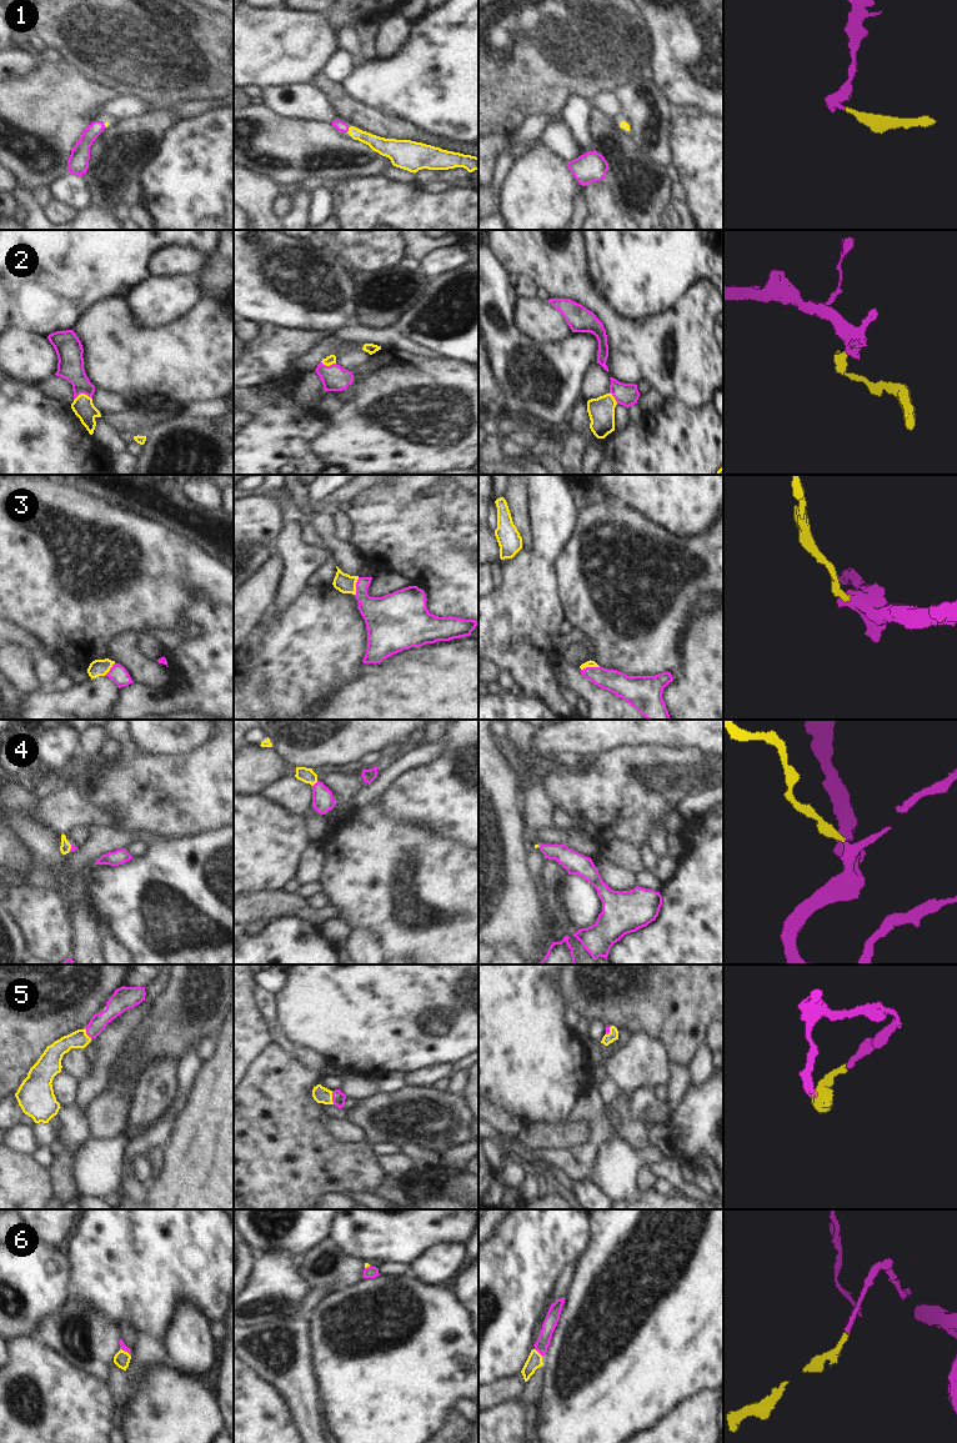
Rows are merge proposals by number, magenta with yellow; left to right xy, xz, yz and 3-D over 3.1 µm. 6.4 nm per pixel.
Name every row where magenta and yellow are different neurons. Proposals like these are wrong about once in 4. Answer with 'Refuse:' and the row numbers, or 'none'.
Refuse: none

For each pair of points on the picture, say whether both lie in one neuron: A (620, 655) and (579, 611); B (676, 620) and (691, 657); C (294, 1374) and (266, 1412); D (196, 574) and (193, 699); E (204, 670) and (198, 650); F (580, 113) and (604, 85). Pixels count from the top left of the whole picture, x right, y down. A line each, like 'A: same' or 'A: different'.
A: same
B: different
C: different
D: different
E: same
F: different

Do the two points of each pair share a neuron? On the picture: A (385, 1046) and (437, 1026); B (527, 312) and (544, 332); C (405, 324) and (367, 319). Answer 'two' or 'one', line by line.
A: one
B: one
C: one

